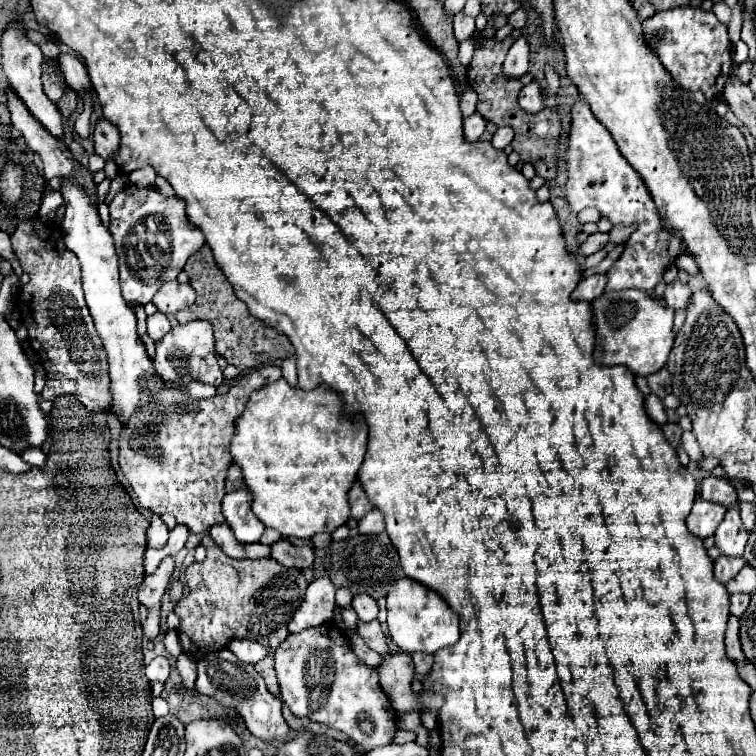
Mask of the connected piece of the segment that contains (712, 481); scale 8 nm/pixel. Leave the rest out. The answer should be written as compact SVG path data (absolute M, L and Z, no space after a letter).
M706 476L702 480L700 498L708 500L708 502L722 504L722 506L736 506L736 504L740 504L734 486L728 480L716 478L716 476Z

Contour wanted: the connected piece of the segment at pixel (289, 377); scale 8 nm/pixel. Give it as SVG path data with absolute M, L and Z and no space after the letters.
M286 358L280 368L282 368L282 378L284 378L292 388L296 388L296 360L294 360L294 358Z

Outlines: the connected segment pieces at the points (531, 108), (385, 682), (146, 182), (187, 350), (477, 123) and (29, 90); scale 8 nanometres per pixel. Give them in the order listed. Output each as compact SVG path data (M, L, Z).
M532 80L528 86L522 88L518 104L526 110L526 112L540 112L544 108L544 96L540 90L540 84L536 80Z
M408 654L384 656L384 664L376 670L380 676L382 690L388 694L396 712L406 714L422 710L418 694L412 690L412 658Z
M144 166L130 174L130 182L134 182L136 186L152 186L154 178L156 178L156 172L152 166Z
M194 320L184 326L172 328L162 342L156 344L156 360L154 360L156 374L164 382L178 382L178 384L190 384L194 380L206 382L212 386L220 386L224 382L222 370L218 366L218 354L214 348L214 330L212 324L206 320Z
M478 112L464 118L464 134L470 138L470 142L476 142L484 130L486 130L486 120Z
M14 22L6 28L4 36L2 36L2 66L4 72L12 84L12 90L16 92L16 96L26 104L26 108L30 110L30 114L58 140L64 140L64 122L62 122L62 114L58 110L58 106L44 94L42 90L42 52L40 48L30 42L24 34L24 30L20 28L20 22Z

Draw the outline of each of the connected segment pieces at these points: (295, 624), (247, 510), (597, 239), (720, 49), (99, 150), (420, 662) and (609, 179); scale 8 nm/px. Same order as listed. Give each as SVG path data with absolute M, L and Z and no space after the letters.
M318 578L314 580L304 596L304 602L300 610L292 616L288 622L288 632L300 632L310 626L318 626L324 622L332 620L332 610L334 610L334 586L328 582L328 578Z
M244 488L226 494L222 500L222 514L238 542L258 542L264 532L264 524L254 516L250 506L252 494Z
M596 232L596 234L592 234L592 236L588 236L588 240L586 242L582 242L582 246L580 246L580 254L582 256L590 256L590 254L594 254L596 250L600 250L600 248L604 248L608 244L608 234L602 234L602 232Z
M682 6L676 10L656 12L652 18L644 20L642 26L646 42L650 42L650 48L658 52L664 68L682 88L690 92L700 90L708 100L714 100L724 92L724 82L732 72L732 44L728 40L726 24L722 24L714 12Z
M100 118L94 130L94 148L96 154L102 156L106 162L112 160L112 154L116 154L120 148L120 140L118 140L118 130L116 126L110 126L110 122L106 118Z
M416 652L414 654L414 666L416 666L416 674L428 674L428 670L432 668L432 662L434 662L434 656L432 654L422 654L422 652Z
M580 100L574 108L572 108L572 132L568 138L568 184L566 184L566 200L570 204L570 208L574 212L582 210L582 208L598 208L602 212L604 218L608 218L614 226L616 224L626 224L626 226L634 226L630 238L624 244L624 252L622 256L614 262L614 266L608 272L608 286L606 292L610 290L624 290L624 288L638 288L638 290L646 290L652 292L654 286L662 280L664 268L674 262L680 254L682 248L682 240L672 234L668 228L664 228L662 218L658 214L658 208L642 180L642 176L628 164L628 160L620 154L616 142L612 140L612 134L606 130L606 126L602 126L596 116L592 114L590 106Z

